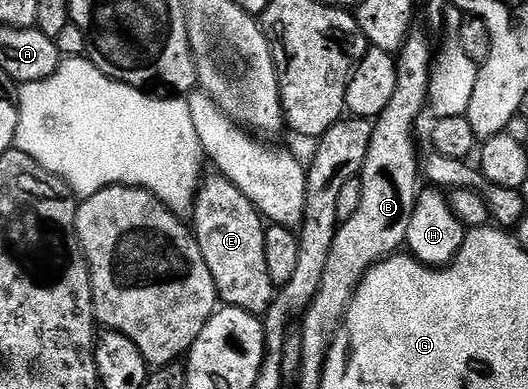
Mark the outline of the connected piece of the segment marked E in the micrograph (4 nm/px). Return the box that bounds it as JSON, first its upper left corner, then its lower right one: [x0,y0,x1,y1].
[191,174,275,316]

